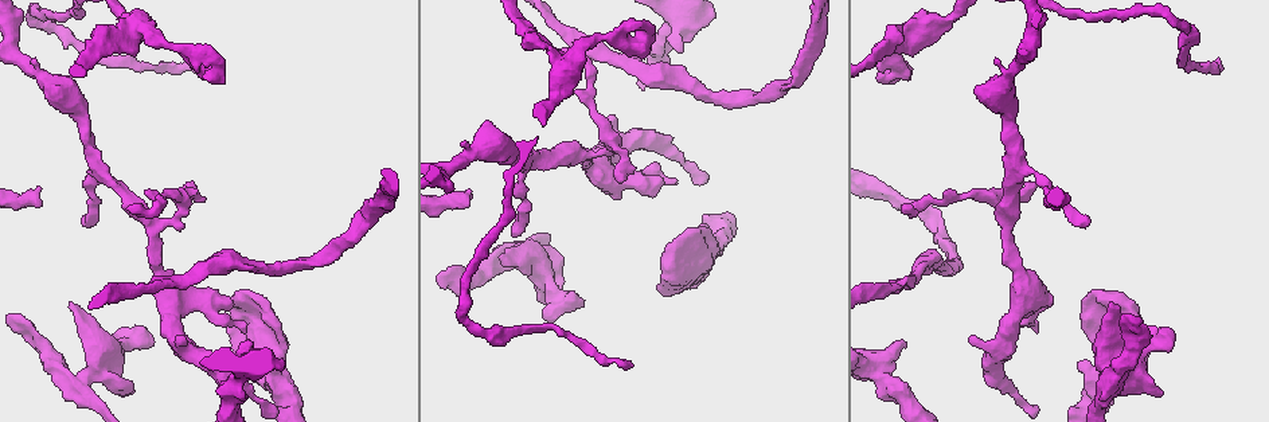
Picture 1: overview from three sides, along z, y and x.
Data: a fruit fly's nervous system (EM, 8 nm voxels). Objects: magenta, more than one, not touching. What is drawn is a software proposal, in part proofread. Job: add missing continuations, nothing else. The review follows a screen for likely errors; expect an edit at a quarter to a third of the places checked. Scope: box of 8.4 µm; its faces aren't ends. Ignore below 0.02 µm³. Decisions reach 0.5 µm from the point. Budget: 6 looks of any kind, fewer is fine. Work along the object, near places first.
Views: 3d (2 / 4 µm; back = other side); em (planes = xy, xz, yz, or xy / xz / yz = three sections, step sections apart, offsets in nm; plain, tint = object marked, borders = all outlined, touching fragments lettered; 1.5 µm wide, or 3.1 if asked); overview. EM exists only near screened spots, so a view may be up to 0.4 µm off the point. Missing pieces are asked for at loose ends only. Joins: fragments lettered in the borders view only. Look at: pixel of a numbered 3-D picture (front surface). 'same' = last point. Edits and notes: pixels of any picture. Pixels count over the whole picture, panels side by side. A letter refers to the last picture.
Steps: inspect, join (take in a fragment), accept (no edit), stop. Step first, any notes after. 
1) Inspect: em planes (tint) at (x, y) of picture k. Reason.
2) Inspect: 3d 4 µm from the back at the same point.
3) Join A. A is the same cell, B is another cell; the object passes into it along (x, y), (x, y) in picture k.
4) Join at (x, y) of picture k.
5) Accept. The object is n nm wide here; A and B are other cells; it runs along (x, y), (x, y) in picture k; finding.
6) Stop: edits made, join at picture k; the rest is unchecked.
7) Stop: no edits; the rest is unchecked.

Inspect: em xy step 4 (borders) at (653, 26) of picture 1. Branch stops here.

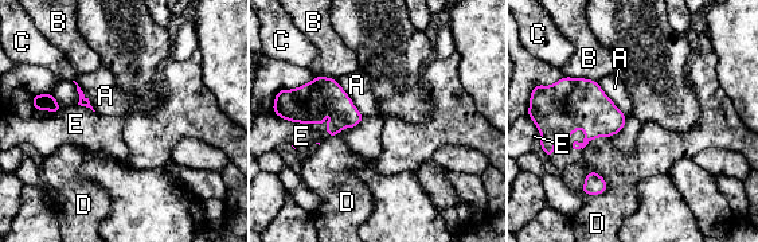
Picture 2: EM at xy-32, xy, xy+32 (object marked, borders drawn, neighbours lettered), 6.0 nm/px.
Inspect: em planes (borders) at the same point.

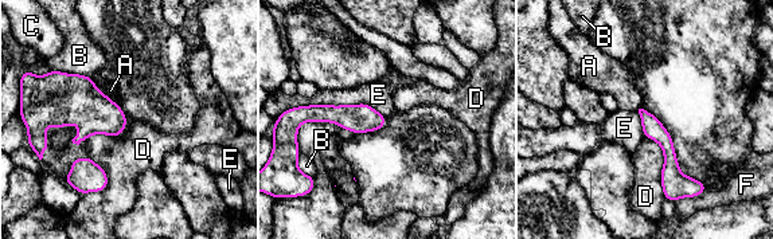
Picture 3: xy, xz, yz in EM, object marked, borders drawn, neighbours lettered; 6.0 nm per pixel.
Accept. A, B, C, D, E and F are other cells; it runs along (643, 113), (667, 144), (679, 191) in picture 3; none of them fits.

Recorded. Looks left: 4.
Inspect: em xy step 8 (borders) at (70, 301) of picture 1. An open end.

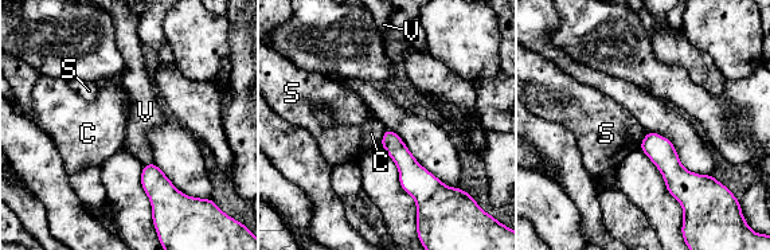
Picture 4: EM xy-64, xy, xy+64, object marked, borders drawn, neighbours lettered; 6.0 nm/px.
Inspect: em planes (borders) at the same point. Another direction.

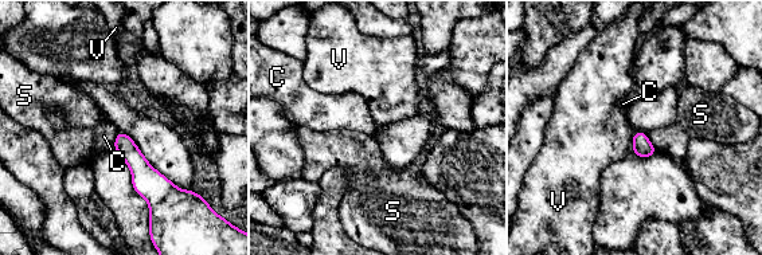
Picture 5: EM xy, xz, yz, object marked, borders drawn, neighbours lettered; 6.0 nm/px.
Accept. The object is 120 nm wide here; C, S and V are other cells; a border runs along (118, 132), (112, 146) in picture 5; no lettered fragment goes on from it.

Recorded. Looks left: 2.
Inspect: em planes (borders) at (583, 305) of picture 1. An open end.

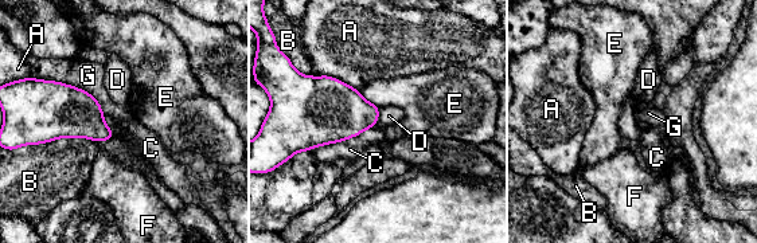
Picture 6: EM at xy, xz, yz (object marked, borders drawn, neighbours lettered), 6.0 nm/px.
Accept. The longest contact is with G, 460 nm; A, B, C, D, E, F and G are other cells; no lettered fragment goes on from it.

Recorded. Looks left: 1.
Stop: no edits; the rest is unchecked.

